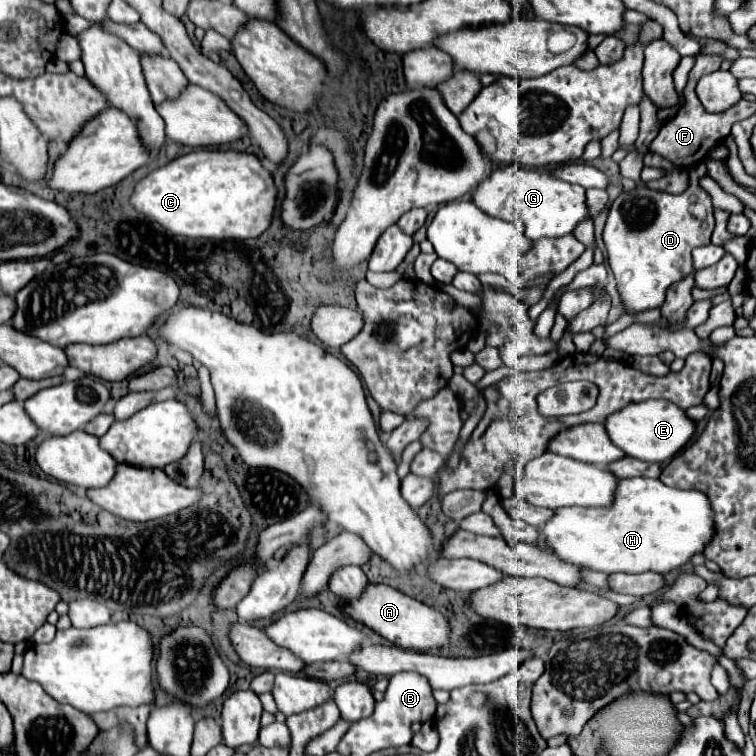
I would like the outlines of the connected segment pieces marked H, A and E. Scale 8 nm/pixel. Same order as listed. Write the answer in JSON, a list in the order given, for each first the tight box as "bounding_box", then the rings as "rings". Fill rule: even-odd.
[{"bounding_box":[539,478,713,572],"rings":[[[623,478],[617,484],[617,496],[609,508],[559,508],[553,520],[539,530],[543,542],[565,562],[589,566],[593,570],[613,572],[671,572],[681,568],[697,552],[703,552],[713,538],[713,510],[707,496],[699,490],[677,490],[653,478]]]},{"bounding_box":[343,584,449,650],"rings":[[[369,584],[369,588],[365,588],[365,596],[361,596],[361,600],[357,600],[357,604],[347,604],[343,608],[343,612],[351,620],[361,622],[363,626],[375,630],[391,644],[409,648],[409,650],[441,648],[447,644],[447,638],[449,638],[449,624],[441,612],[437,612],[435,608],[431,608],[415,598],[409,598],[407,594],[395,590],[387,584]]]},{"bounding_box":[603,400,695,462],"rings":[[[643,400],[637,404],[627,404],[625,408],[613,412],[613,416],[607,416],[603,426],[617,448],[621,448],[627,456],[645,462],[671,460],[695,432],[695,422],[667,400]]]}]

